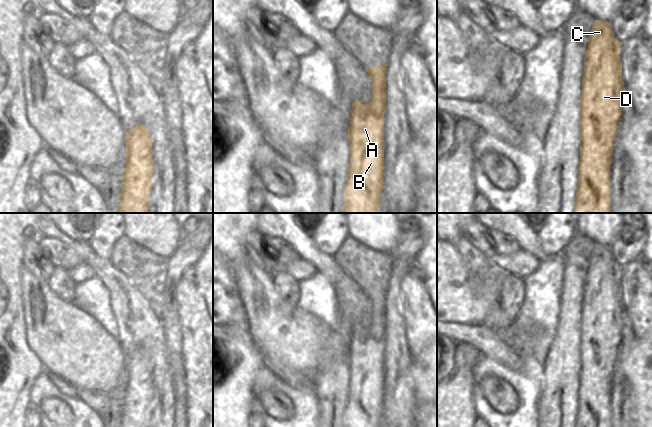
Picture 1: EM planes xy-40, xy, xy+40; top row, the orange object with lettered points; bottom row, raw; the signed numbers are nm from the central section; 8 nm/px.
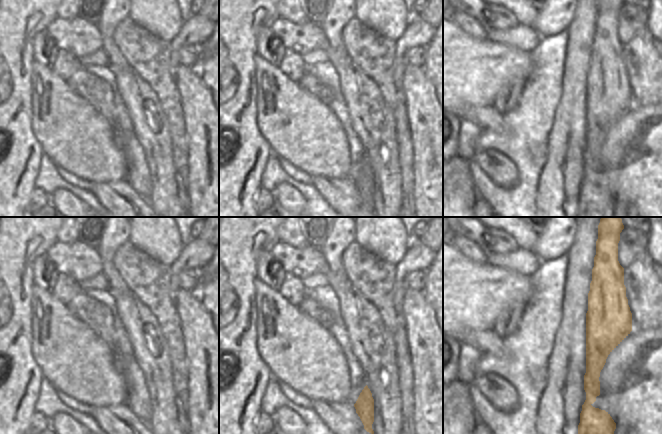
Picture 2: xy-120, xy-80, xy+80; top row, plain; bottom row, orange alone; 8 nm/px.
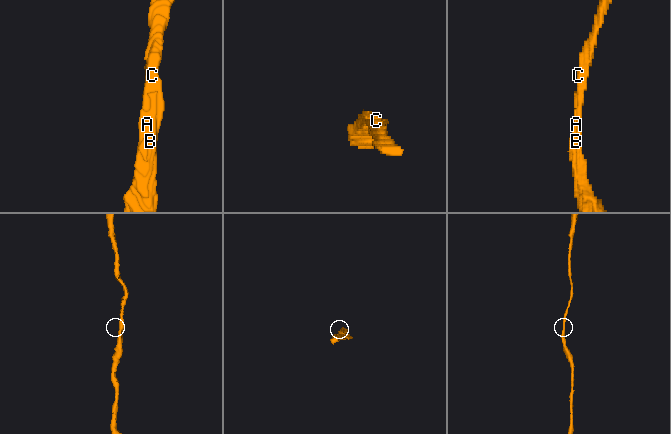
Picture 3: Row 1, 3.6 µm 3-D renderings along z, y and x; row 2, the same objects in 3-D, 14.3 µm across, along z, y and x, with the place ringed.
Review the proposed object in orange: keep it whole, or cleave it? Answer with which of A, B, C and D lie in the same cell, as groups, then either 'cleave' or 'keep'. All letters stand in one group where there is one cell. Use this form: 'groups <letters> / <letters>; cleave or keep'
groups A B C D; keep

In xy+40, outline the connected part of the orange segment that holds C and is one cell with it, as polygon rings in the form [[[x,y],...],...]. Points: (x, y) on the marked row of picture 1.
[[[595,20],[588,37],[588,47],[584,57],[582,73],[582,93],[580,95],[580,160],[578,162],[578,187],[573,213],[610,213],[610,165],[612,149],[622,120],[624,103],[624,83],[620,65],[620,42],[614,37],[610,22]]]

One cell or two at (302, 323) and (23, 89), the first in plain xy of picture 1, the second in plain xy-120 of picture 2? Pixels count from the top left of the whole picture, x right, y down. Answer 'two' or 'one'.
two

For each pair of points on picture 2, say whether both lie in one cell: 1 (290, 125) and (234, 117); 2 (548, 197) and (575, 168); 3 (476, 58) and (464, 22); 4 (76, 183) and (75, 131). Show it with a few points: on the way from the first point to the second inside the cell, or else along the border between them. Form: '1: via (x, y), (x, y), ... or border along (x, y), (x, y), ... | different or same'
1: border along (255, 96), (255, 124), (266, 141) | different
2: via (556, 192), (565, 183), (567, 176) | same
3: border along (453, 20), (473, 37), (479, 39), (487, 38) | different
4: border along (56, 165), (86, 179), (90, 183) | different

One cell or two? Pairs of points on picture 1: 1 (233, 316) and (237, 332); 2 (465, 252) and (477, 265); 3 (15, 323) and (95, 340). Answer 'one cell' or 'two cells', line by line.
1: two cells
2: one cell
3: two cells

